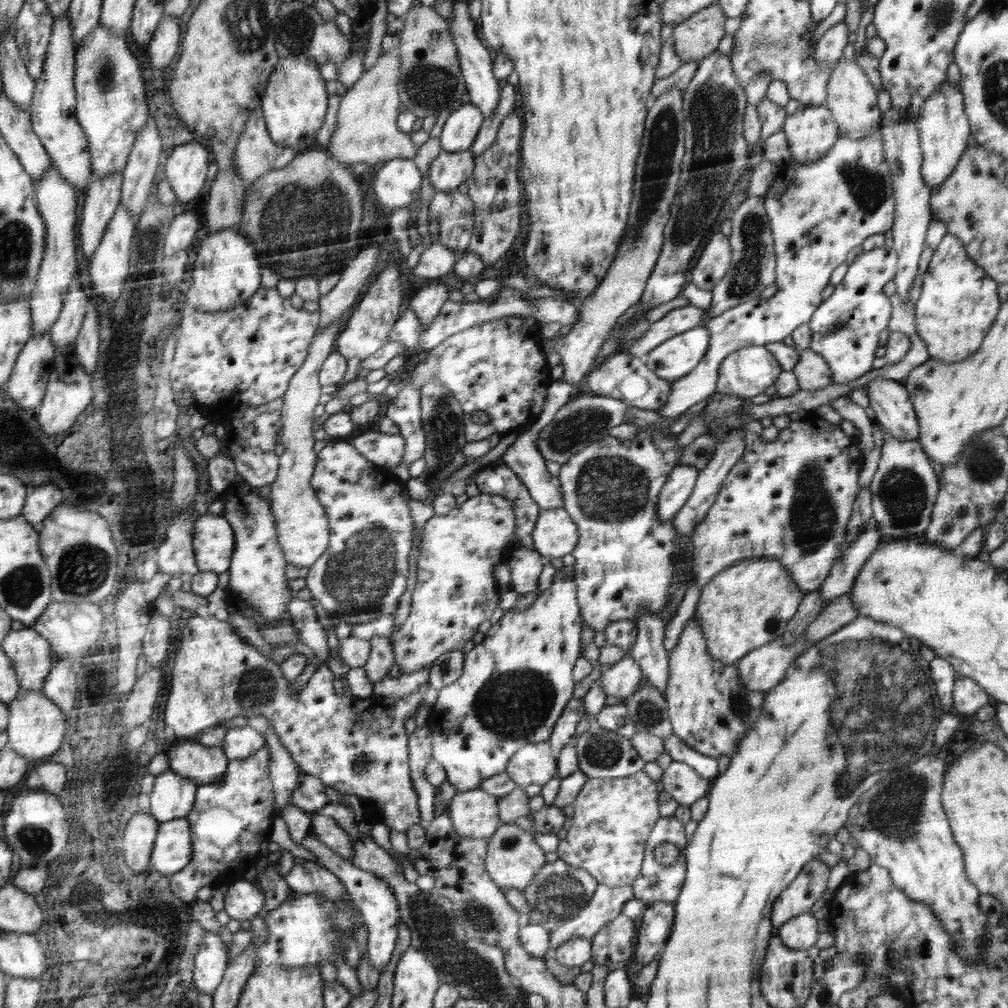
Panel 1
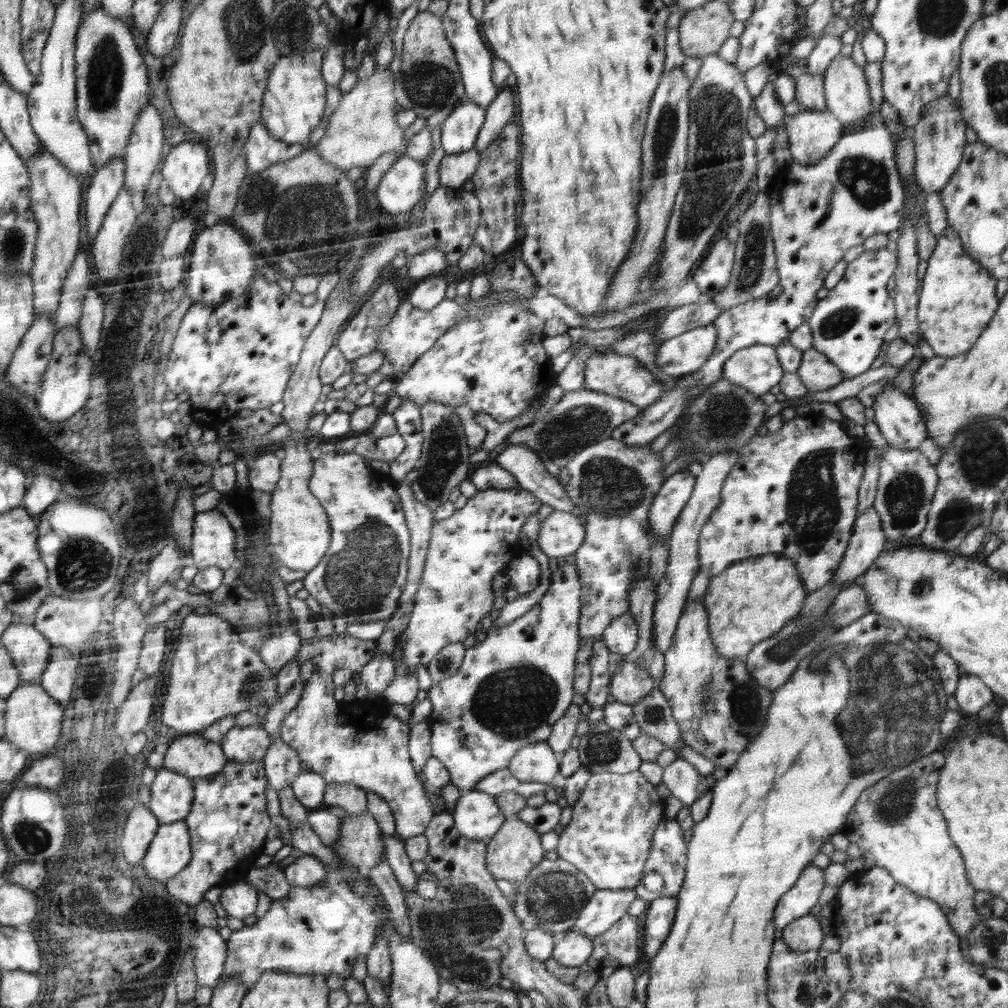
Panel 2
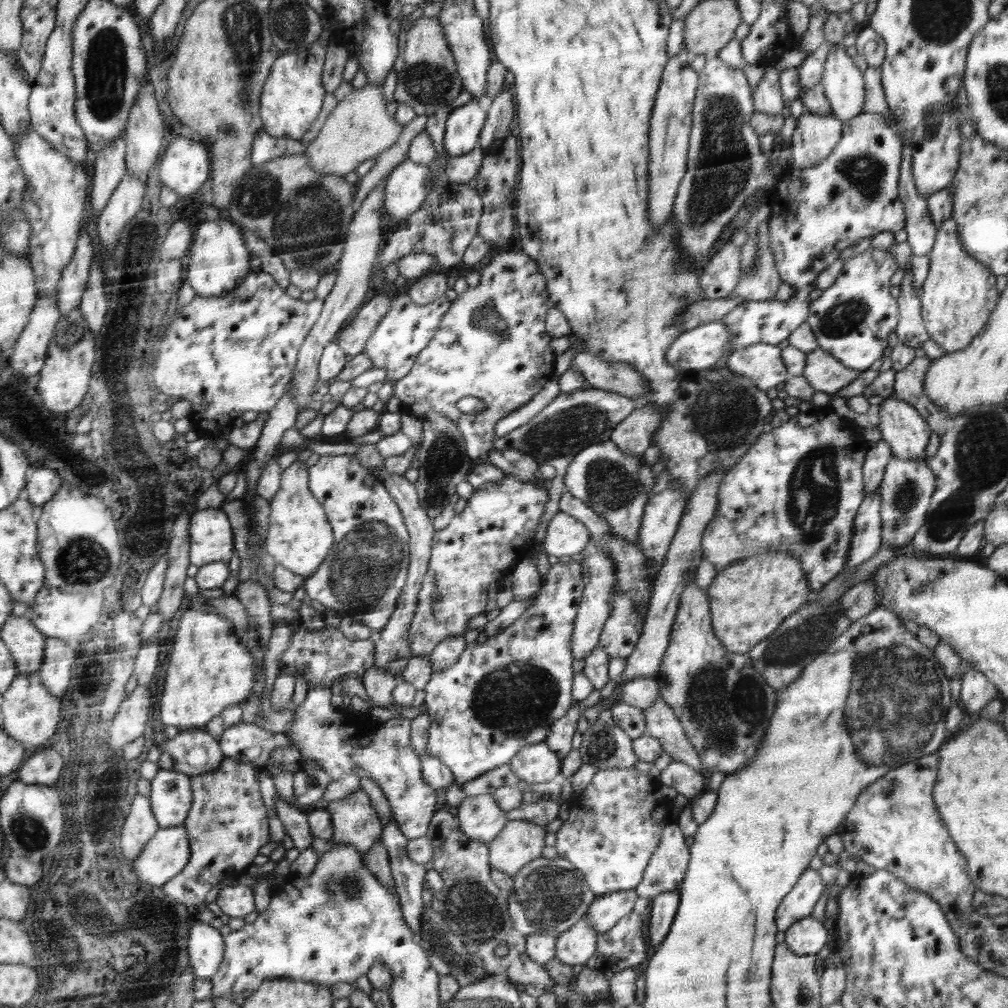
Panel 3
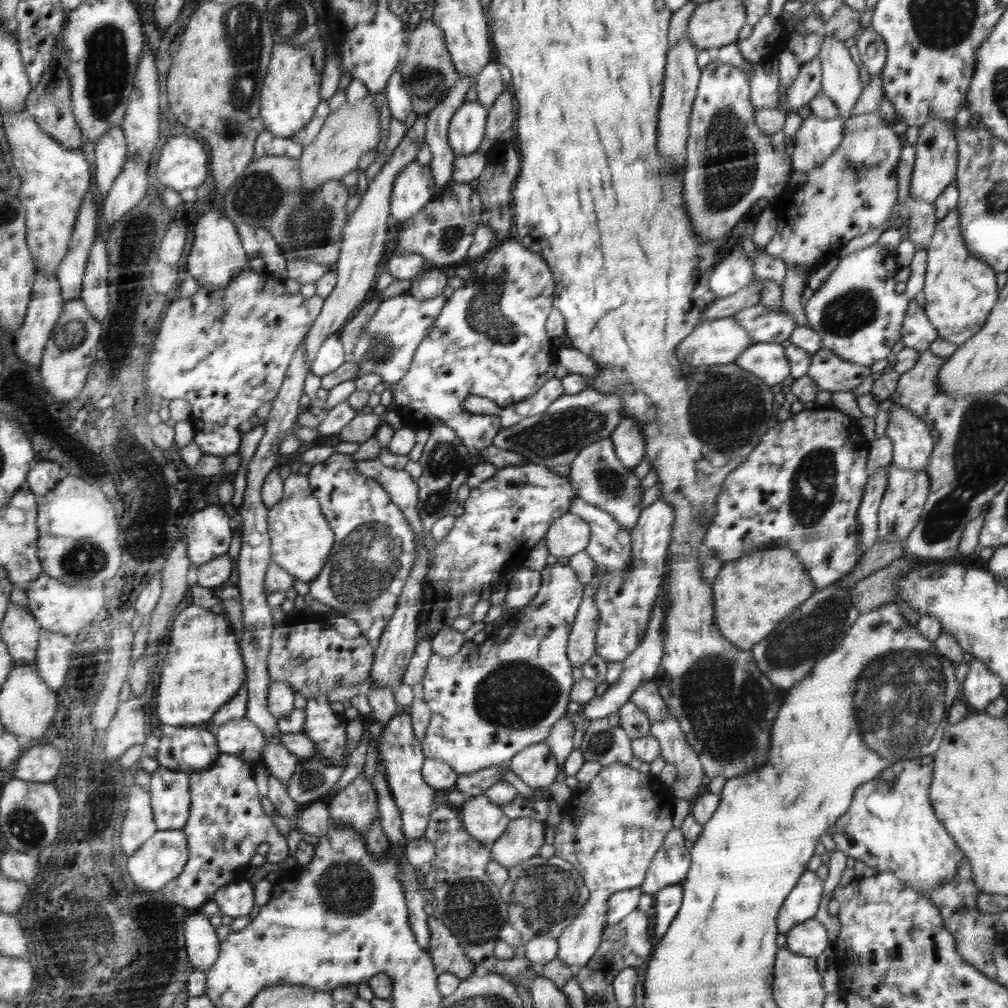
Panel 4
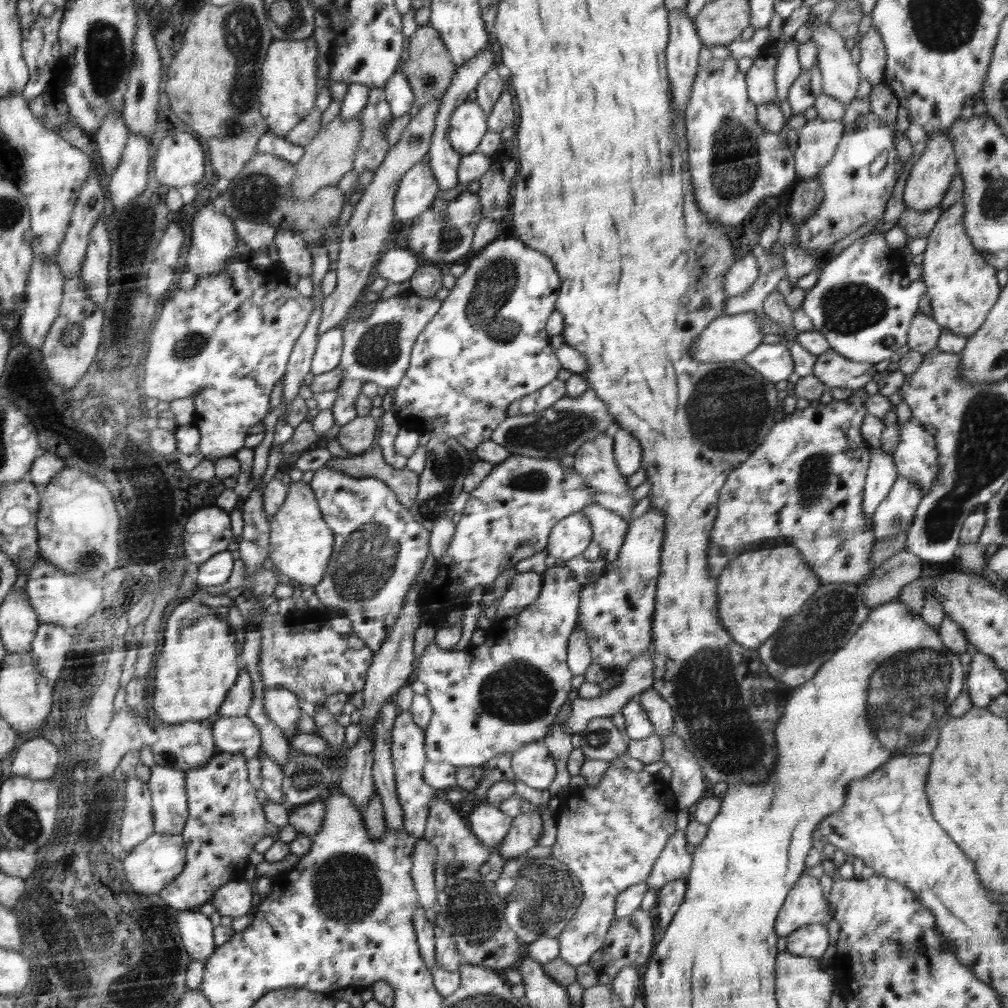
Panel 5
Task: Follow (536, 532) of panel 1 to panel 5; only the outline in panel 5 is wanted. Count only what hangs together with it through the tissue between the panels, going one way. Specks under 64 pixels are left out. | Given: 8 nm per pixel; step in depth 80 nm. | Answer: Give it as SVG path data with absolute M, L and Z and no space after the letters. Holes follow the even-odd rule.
M581 512L570 515L558 530L554 530L554 538L549 538L547 554L567 561L581 555L592 540L592 525Z

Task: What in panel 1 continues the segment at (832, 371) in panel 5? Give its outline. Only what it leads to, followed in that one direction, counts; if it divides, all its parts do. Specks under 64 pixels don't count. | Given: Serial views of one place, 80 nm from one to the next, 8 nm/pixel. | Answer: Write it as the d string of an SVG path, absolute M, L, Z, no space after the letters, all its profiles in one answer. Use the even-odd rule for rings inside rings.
M809 348L800 351L796 366L791 370L802 390L816 390L831 384L832 373L823 356Z

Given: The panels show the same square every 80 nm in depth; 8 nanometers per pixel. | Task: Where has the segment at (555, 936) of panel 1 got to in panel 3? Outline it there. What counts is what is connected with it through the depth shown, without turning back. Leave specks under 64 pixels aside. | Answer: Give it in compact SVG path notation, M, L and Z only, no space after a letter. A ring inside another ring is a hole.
M634 889L606 893L595 897L585 914L592 919L598 934L602 934L612 929L623 916L633 912L638 897Z

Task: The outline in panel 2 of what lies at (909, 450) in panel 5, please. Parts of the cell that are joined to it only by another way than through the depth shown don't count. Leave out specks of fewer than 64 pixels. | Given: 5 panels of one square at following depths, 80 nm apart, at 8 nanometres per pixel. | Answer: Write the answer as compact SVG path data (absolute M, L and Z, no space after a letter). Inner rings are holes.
M893 384L887 386L874 401L874 421L878 425L882 436L888 443L888 448L898 450L918 450L920 443L927 438L926 423L921 410L905 392L897 389Z

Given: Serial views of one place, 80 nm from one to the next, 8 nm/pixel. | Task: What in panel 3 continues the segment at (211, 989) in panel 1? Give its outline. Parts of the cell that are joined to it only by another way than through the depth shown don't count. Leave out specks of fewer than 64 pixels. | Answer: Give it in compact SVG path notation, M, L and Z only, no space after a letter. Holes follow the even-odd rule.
M198 920L190 929L188 950L193 975L210 980L218 972L218 964L224 956L225 942L218 929Z

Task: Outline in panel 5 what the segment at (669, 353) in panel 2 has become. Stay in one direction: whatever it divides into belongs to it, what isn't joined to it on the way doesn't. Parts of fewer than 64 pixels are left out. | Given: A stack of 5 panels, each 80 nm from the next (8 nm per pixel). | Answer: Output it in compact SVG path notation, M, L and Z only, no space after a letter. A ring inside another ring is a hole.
M754 311L718 318L693 342L689 356L698 362L726 362L727 364L746 358L762 344L764 334L757 321L758 314Z

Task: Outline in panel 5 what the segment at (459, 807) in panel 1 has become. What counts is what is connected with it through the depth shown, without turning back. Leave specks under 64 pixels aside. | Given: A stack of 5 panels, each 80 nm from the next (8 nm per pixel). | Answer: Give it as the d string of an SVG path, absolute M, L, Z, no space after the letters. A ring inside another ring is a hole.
M486 800L479 801L468 818L470 826L473 827L473 833L491 847L501 844L513 824L513 818L510 818L510 815Z

